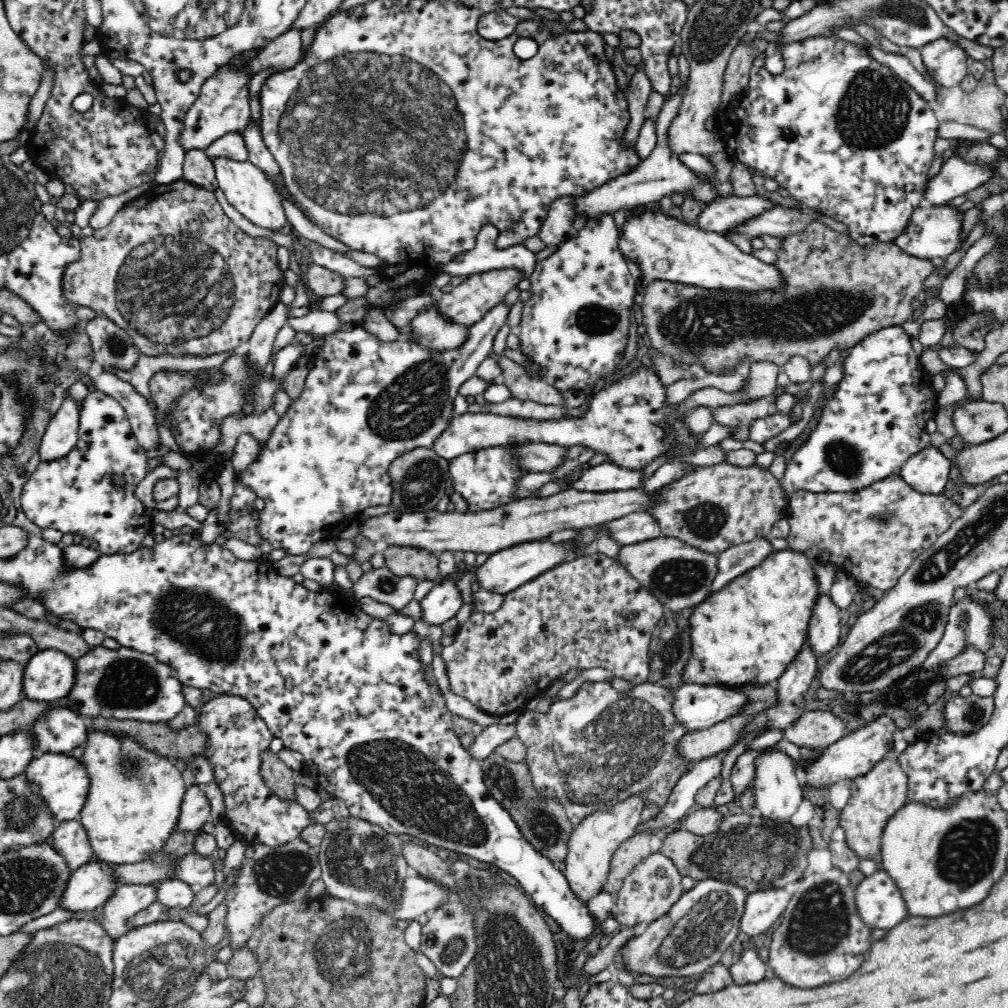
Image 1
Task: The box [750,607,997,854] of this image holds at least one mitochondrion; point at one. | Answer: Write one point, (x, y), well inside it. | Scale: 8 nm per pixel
(974, 713)

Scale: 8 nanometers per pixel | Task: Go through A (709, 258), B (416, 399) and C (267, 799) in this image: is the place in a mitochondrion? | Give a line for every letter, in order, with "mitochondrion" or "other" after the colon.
A: other
B: mitochondrion
C: other

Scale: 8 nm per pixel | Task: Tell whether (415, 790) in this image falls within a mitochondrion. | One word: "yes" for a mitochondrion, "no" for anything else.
yes

